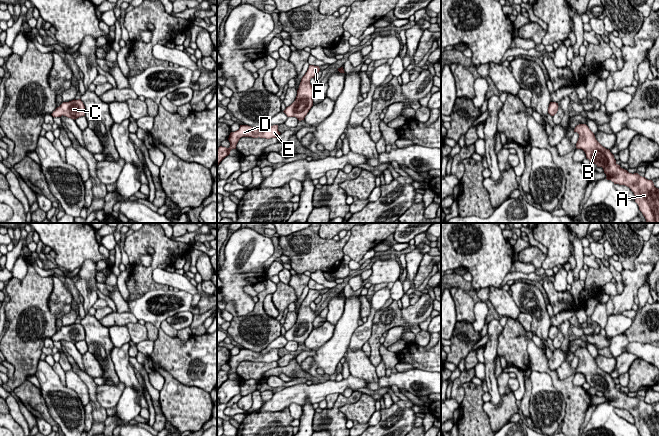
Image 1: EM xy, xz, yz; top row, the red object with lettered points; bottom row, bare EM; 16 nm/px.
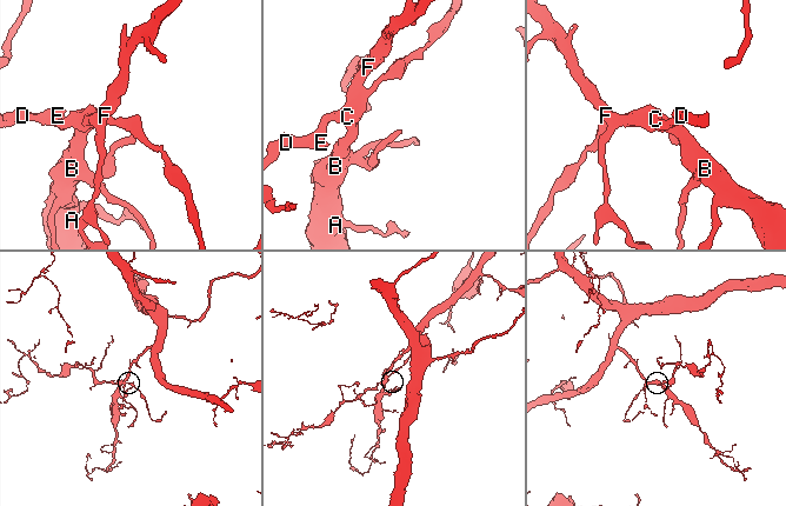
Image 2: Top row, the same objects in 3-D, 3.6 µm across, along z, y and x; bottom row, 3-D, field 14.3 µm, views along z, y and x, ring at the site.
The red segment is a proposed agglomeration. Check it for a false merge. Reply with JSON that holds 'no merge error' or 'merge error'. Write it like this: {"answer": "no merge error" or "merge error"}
{"answer": "no merge error"}

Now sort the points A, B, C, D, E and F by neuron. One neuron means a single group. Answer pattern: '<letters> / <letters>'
A B C D E F

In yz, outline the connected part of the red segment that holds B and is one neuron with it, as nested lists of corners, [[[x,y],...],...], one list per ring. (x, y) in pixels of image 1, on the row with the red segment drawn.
[[[586,124],[577,125],[574,132],[579,134],[576,148],[582,149],[591,163],[603,168],[607,180],[631,189],[647,223],[659,223],[659,189],[654,186],[653,181],[621,168],[614,155],[596,140]]]

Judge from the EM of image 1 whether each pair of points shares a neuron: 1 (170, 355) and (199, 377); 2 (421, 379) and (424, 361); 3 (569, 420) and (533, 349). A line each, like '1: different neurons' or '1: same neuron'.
1: same neuron
2: different neurons
3: same neuron

